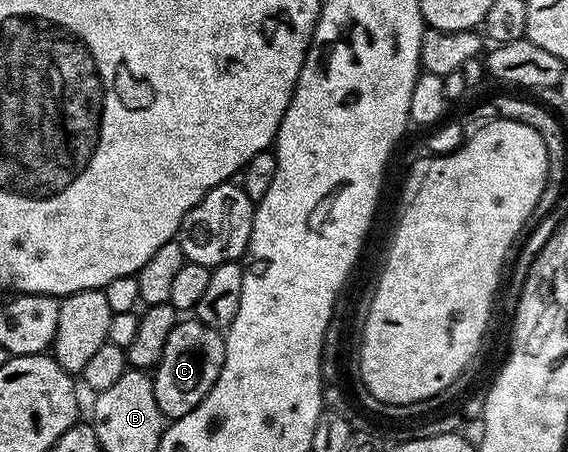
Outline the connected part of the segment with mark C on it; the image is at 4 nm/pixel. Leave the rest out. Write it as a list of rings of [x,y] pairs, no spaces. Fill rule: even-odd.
[[[195,316],[177,321],[174,332],[166,340],[166,348],[162,348],[160,363],[152,374],[154,400],[158,400],[158,408],[165,419],[175,420],[186,416],[214,388],[224,363],[224,339],[221,331],[202,324]]]

